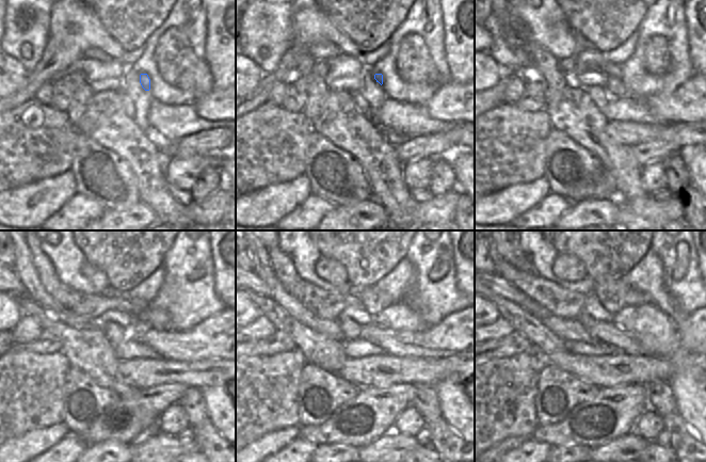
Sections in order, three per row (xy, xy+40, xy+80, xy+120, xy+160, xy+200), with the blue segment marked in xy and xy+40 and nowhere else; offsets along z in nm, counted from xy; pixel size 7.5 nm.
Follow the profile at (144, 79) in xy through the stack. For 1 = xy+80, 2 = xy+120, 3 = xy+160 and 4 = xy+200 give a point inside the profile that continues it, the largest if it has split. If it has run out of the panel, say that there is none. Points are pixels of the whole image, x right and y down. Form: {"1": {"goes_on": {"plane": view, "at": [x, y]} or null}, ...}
{"1": {"goes_on": {"plane": "xy+80", "at": [608, 68]}}, "2": {"goes_on": {"plane": "xy+120", "at": [90, 307]}}, "3": {"goes_on": {"plane": "xy+160", "at": [326, 305]}}, "4": {"goes_on": {"plane": "xy+200", "at": [564, 304]}}}

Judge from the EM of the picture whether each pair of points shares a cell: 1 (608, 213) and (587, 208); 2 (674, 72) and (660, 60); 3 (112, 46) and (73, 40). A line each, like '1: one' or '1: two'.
1: one
2: two
3: one

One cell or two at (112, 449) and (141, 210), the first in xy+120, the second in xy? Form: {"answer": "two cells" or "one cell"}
{"answer": "one cell"}

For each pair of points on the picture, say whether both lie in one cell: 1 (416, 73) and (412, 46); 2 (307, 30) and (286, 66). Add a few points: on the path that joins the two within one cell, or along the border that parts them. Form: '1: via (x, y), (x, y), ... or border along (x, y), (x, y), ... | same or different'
1: via (416, 66), (413, 63), (413, 52) | same
2: via (303, 38), (290, 58) | same

